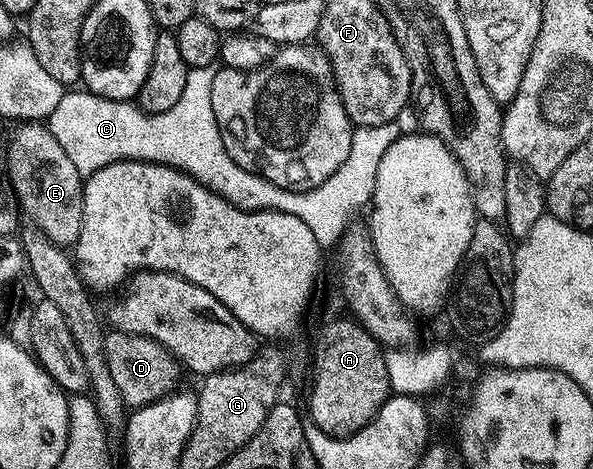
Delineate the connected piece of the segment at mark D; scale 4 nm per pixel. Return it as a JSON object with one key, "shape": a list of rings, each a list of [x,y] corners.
{"shape":[[[109,330],[105,334],[105,357],[107,370],[111,370],[111,378],[115,378],[115,386],[119,386],[122,405],[136,410],[154,404],[170,395],[178,387],[177,379],[183,373],[183,364],[172,352],[169,352],[158,340],[140,336],[134,332]]]}

